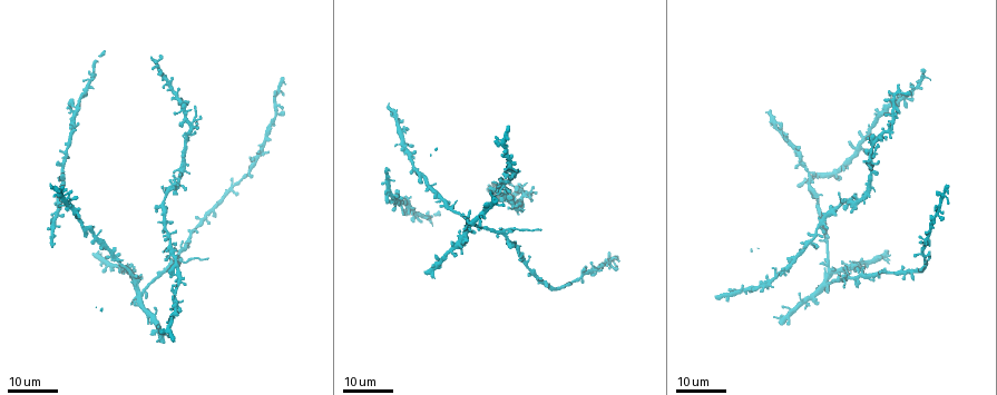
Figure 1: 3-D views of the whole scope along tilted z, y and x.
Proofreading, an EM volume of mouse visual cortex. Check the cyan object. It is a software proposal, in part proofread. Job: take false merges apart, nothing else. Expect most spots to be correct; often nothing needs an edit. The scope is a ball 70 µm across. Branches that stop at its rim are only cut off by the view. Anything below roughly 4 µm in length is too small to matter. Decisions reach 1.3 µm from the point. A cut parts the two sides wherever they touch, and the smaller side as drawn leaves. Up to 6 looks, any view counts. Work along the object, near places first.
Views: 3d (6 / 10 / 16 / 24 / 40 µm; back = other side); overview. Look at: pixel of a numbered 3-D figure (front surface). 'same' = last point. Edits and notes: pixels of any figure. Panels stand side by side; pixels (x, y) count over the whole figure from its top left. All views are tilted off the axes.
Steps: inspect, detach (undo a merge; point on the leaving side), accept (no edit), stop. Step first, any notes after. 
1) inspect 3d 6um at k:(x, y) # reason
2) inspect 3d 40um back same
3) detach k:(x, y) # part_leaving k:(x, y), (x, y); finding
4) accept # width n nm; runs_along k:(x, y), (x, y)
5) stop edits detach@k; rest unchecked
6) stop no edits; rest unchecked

inspect 3d 24um at 1:(766, 281) # four or more arms meet

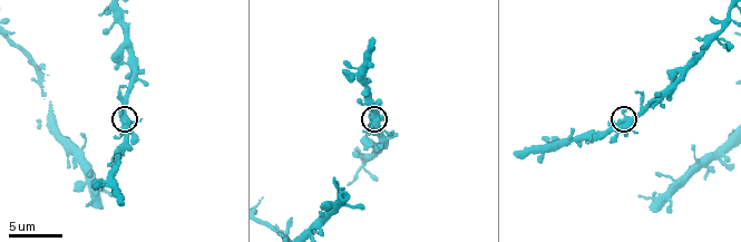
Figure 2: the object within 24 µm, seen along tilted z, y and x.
inspect 3d 6um at 2:(124, 120)

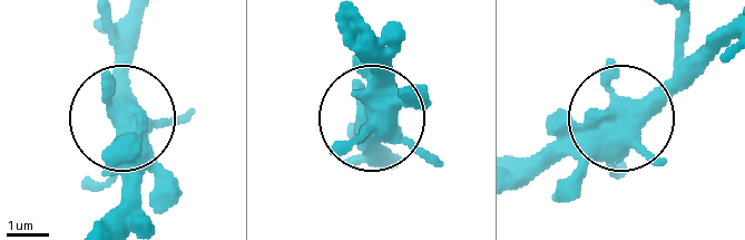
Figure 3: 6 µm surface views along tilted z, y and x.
accept # width 470 nm; continuous, no second neuron

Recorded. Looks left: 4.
inspect 3d 24um at 1:(849, 276) # side arm on a straight run

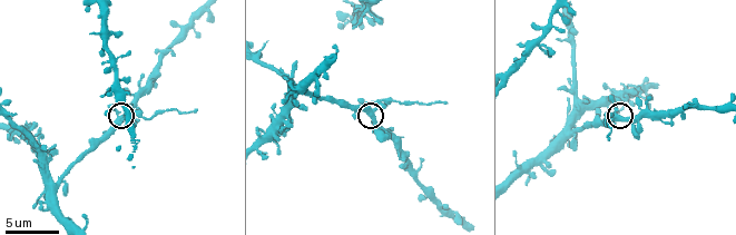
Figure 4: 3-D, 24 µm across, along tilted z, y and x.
inspect 3d 10um at 4:(374, 114) # closer look

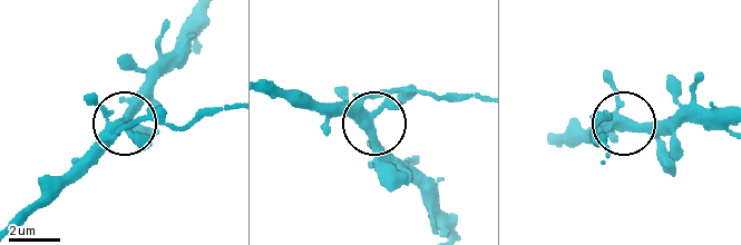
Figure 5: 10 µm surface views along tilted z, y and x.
detach 5:(154, 111) # side_arm 8 um; arms 3; a second neuron is stuck on

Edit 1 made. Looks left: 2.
inspect 3d 24um at 1:(411, 168) # three-way junction

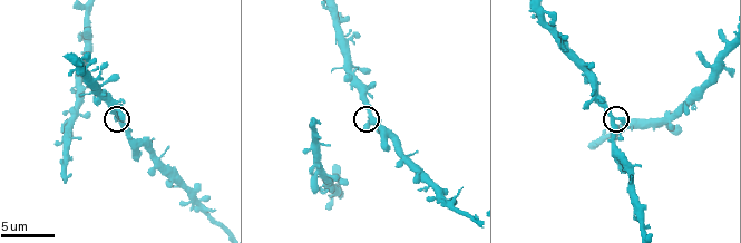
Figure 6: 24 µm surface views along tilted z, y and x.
inspect 3d 6um at 6:(615, 117)

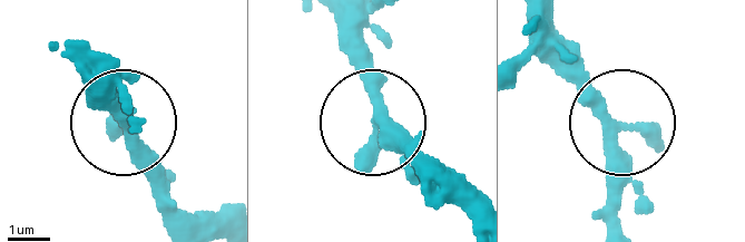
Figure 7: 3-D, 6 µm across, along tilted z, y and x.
accept # width 300 nm; runs_along 7:(209, 225), (169, 197), (111, 88); all the same neuron

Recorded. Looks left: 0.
stop edits detach@5; rest unchecked

